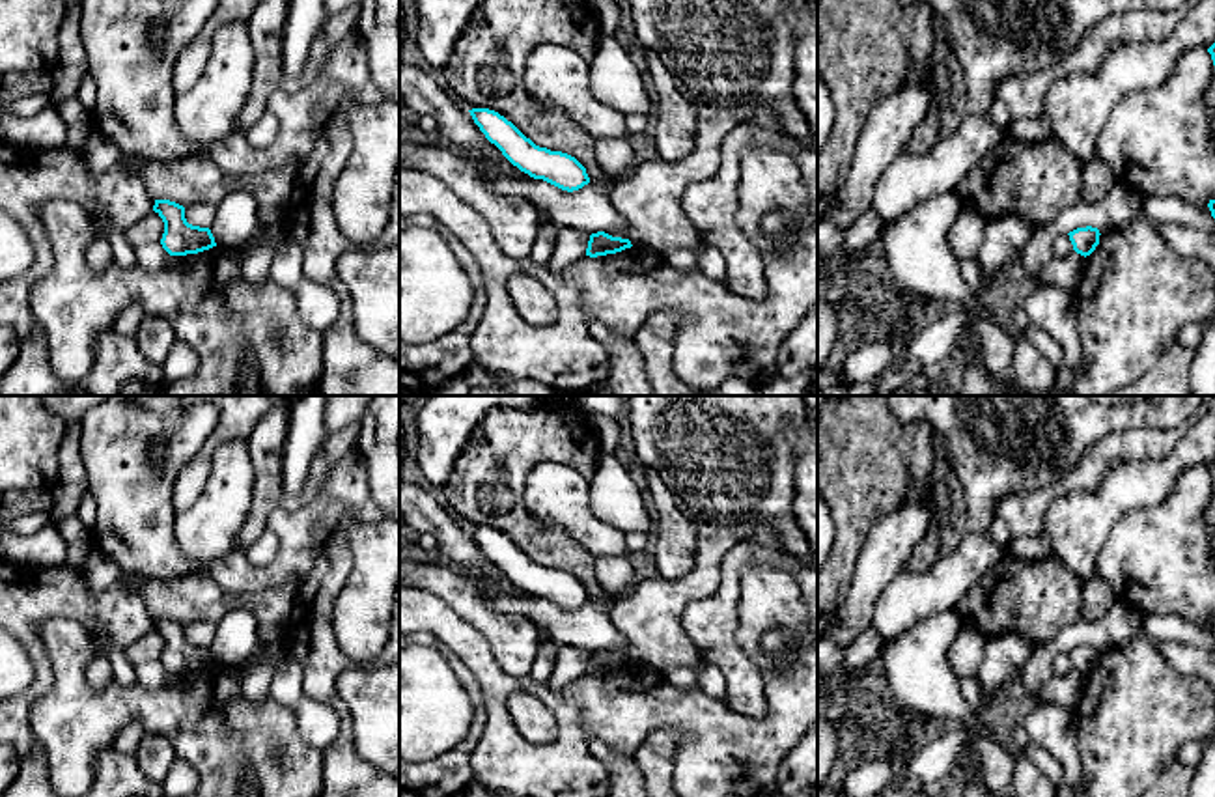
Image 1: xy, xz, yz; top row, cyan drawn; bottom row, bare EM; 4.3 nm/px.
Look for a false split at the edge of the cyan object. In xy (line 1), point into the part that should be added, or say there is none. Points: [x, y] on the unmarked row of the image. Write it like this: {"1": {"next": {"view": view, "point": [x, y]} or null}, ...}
{"1": {"next": null}}

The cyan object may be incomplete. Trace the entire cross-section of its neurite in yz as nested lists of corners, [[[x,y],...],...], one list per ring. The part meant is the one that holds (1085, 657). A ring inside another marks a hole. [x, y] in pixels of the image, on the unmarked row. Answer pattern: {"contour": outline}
{"contour": [[[1086,644],[1086,646],[1077,646],[1077,648],[1069,650],[1068,653],[1073,663],[1073,668],[1086,676],[1099,663],[1101,651],[1097,646]]]}

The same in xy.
{"contour": [[[155,618],[153,629],[164,640],[161,663],[170,674],[198,672],[216,664],[209,646],[187,640],[183,623],[170,618]]]}

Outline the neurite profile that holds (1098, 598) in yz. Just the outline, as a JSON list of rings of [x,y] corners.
[[[1092,577],[1084,580],[1081,592],[1081,616],[1082,620],[1103,618],[1118,601],[1112,586],[1101,577]]]

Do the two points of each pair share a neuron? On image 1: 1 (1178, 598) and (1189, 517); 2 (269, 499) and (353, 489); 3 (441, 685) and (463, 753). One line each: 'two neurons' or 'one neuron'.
1: one neuron
2: two neurons
3: two neurons

